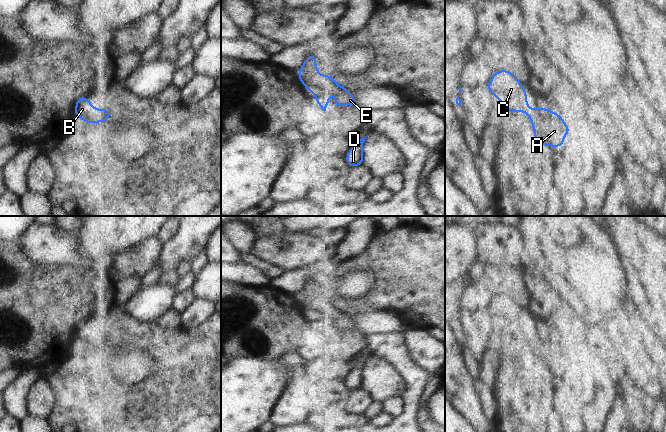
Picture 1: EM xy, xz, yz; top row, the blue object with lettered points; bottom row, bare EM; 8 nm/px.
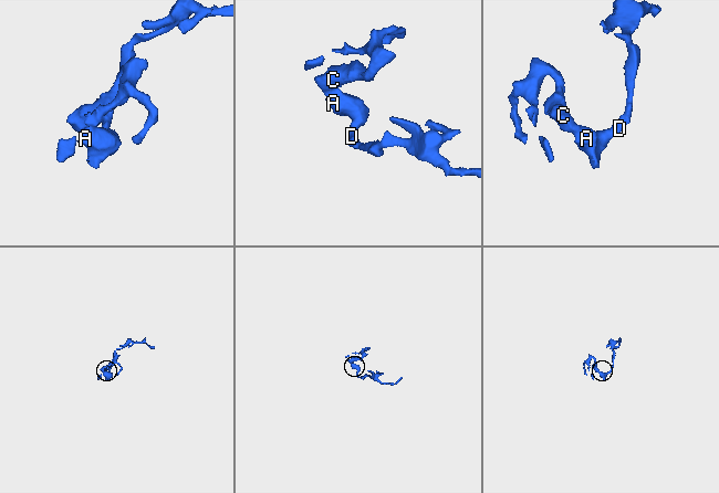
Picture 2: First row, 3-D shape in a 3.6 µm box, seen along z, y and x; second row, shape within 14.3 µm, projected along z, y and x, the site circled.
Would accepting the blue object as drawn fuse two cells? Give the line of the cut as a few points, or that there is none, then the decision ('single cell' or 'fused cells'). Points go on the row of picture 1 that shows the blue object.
no cut | single cell

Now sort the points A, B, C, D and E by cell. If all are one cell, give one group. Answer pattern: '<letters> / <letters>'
A B C D E

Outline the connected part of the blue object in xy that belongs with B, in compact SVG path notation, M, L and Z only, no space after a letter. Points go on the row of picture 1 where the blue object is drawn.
M87 97L76 100L75 116L86 123L109 121L109 109L95 109Z

